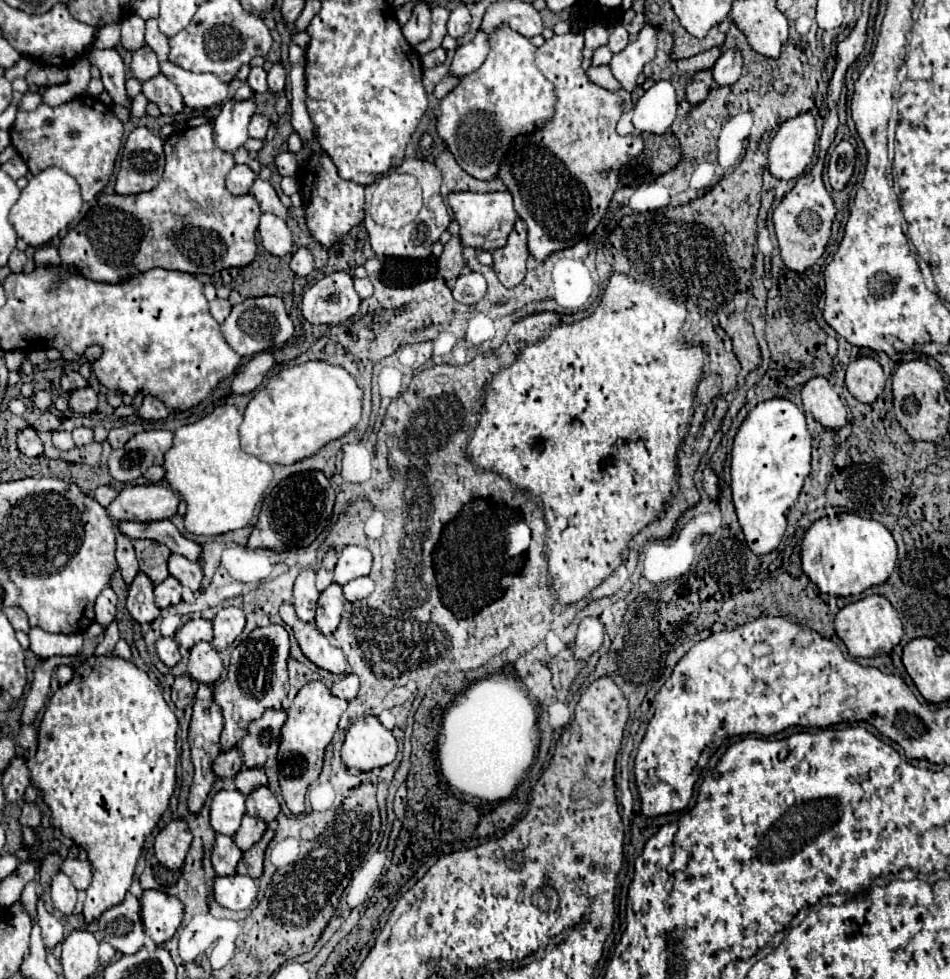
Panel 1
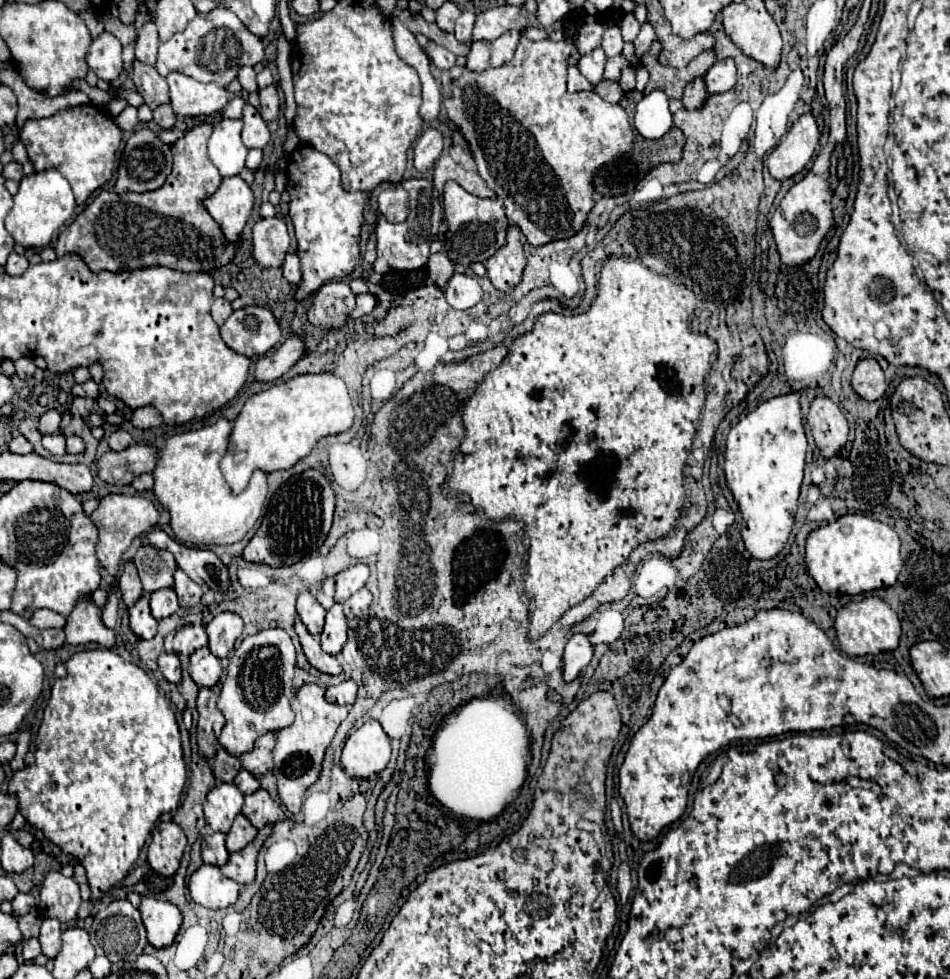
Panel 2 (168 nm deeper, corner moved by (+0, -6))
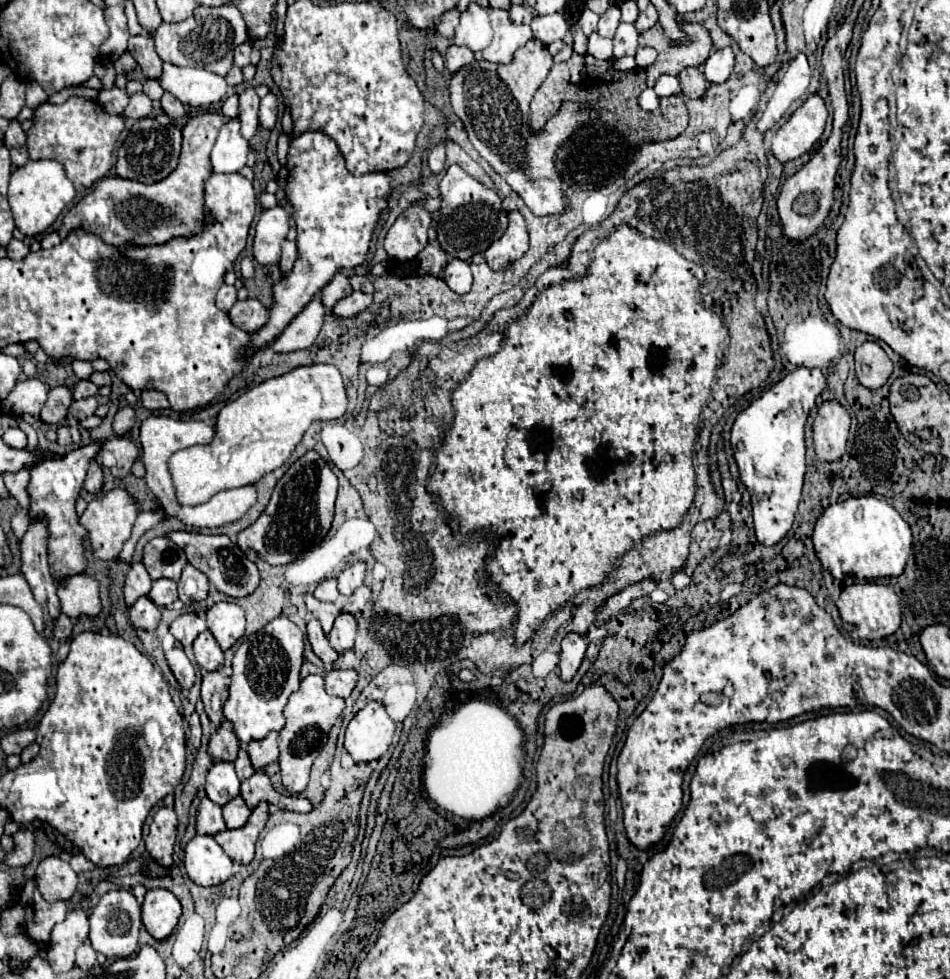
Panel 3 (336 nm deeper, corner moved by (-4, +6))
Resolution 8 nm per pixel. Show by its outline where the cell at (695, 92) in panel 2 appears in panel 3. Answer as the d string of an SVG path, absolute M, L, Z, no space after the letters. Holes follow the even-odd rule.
M684 68L678 76L680 86L682 86L682 94L688 98L702 98L706 92L706 78L704 72L700 68Z

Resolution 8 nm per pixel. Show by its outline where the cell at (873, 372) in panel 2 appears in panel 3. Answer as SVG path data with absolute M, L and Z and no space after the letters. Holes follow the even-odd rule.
M864 342L856 348L856 376L862 386L876 390L886 384L892 374L892 362L876 342Z

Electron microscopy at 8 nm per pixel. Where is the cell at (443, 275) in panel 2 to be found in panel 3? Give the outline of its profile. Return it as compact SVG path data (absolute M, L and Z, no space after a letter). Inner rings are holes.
M428 244L420 254L418 254L418 260L420 260L420 266L426 274L432 274L432 276L440 276L444 266L448 264L448 256L446 252L438 246L438 244Z

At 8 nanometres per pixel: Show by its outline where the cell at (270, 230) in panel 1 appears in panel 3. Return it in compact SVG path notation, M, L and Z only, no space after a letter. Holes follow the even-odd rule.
M280 206L262 210L254 236L254 258L262 266L276 264L280 260L280 244L286 240L290 228L288 222L288 214Z

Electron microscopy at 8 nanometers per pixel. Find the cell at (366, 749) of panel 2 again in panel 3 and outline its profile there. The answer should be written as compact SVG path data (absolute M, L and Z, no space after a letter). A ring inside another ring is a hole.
M368 702L346 728L346 750L354 762L372 762L388 752L396 724L380 702Z

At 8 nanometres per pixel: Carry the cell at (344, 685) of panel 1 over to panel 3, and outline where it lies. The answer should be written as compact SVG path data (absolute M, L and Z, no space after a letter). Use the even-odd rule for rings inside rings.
M332 670L324 676L324 682L326 682L328 694L348 698L352 694L352 690L356 688L358 674L356 674L356 670Z

